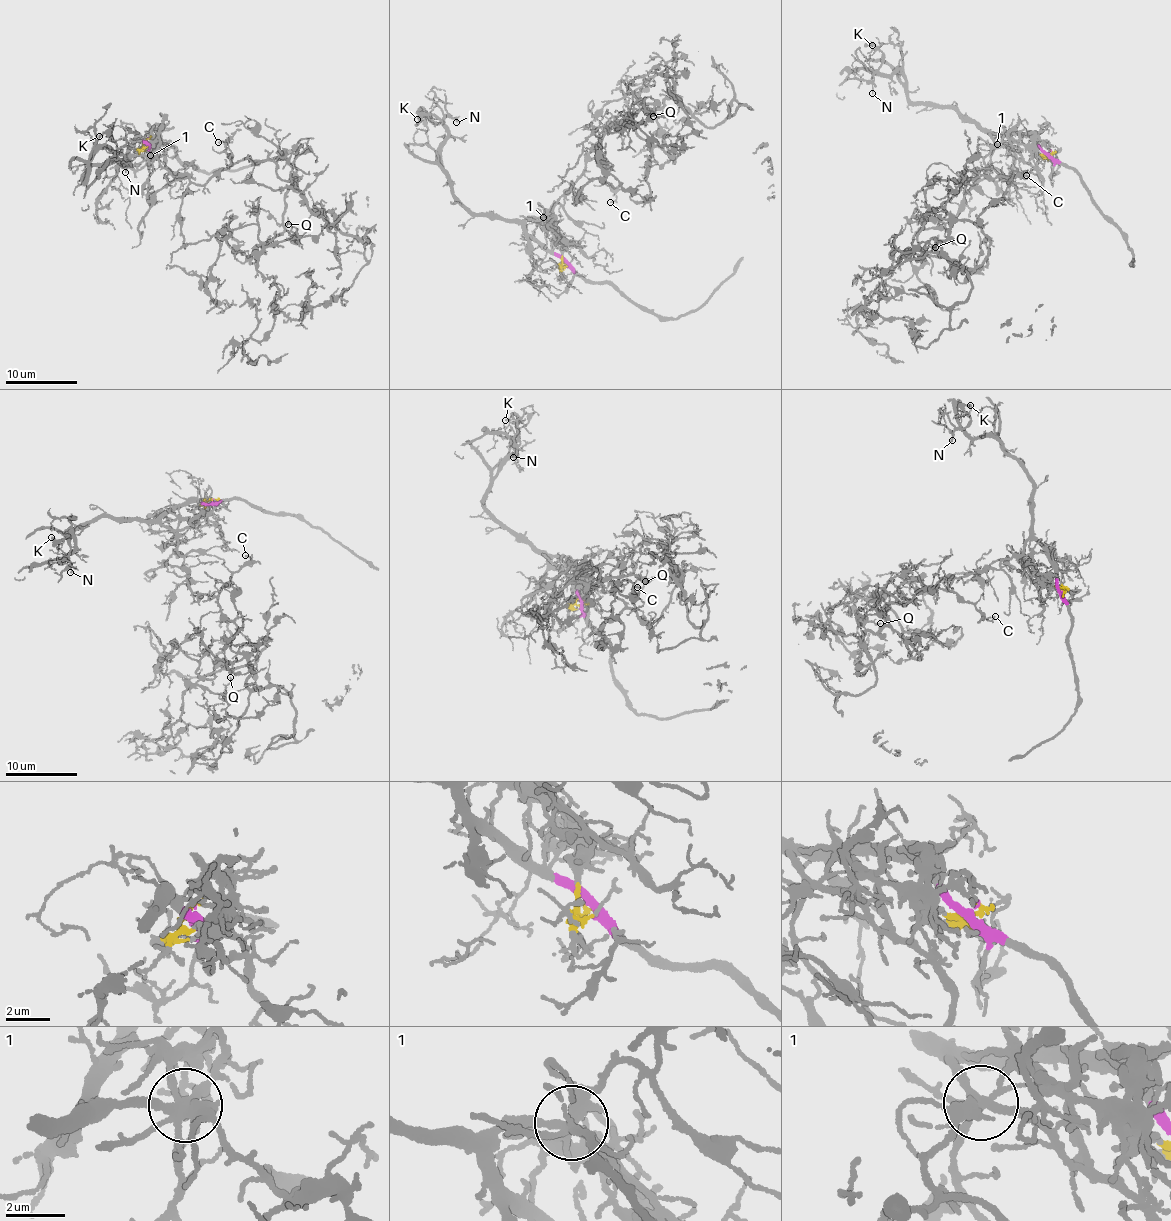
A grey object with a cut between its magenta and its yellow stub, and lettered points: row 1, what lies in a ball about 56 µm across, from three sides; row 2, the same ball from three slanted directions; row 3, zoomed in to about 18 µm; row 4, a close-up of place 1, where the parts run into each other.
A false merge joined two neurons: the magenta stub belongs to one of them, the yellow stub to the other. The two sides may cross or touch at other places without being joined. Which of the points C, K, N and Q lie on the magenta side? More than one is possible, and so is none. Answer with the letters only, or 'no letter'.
K, N

